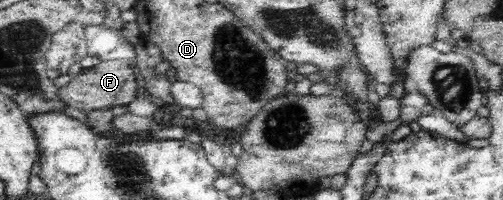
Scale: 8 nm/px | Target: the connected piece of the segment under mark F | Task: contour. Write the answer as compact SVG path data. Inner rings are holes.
M126 60L102 61L90 69L85 69L70 77L71 80L65 87L58 89L58 96L67 105L80 109L83 113L93 111L111 110L117 105L128 105L136 98L140 85L136 78L137 71L132 63Z

